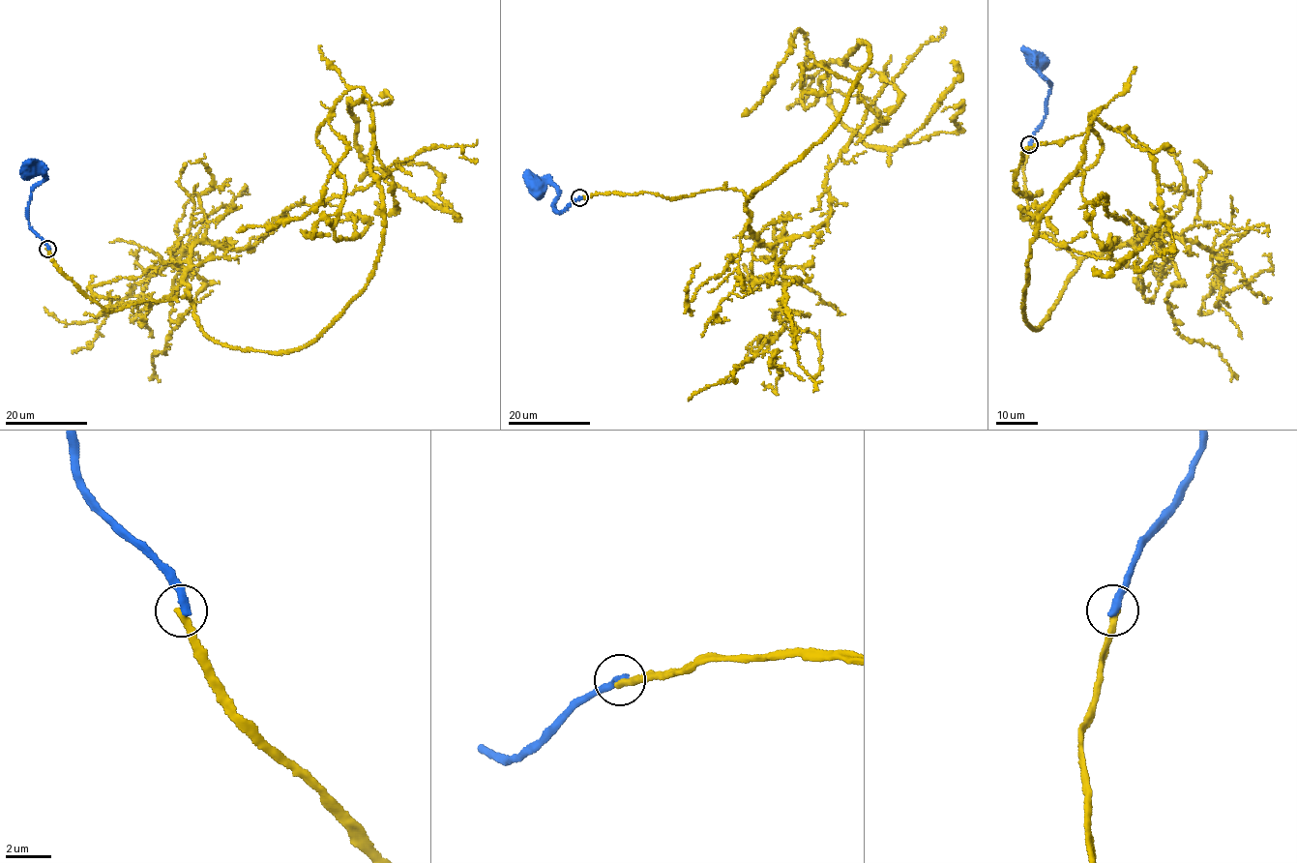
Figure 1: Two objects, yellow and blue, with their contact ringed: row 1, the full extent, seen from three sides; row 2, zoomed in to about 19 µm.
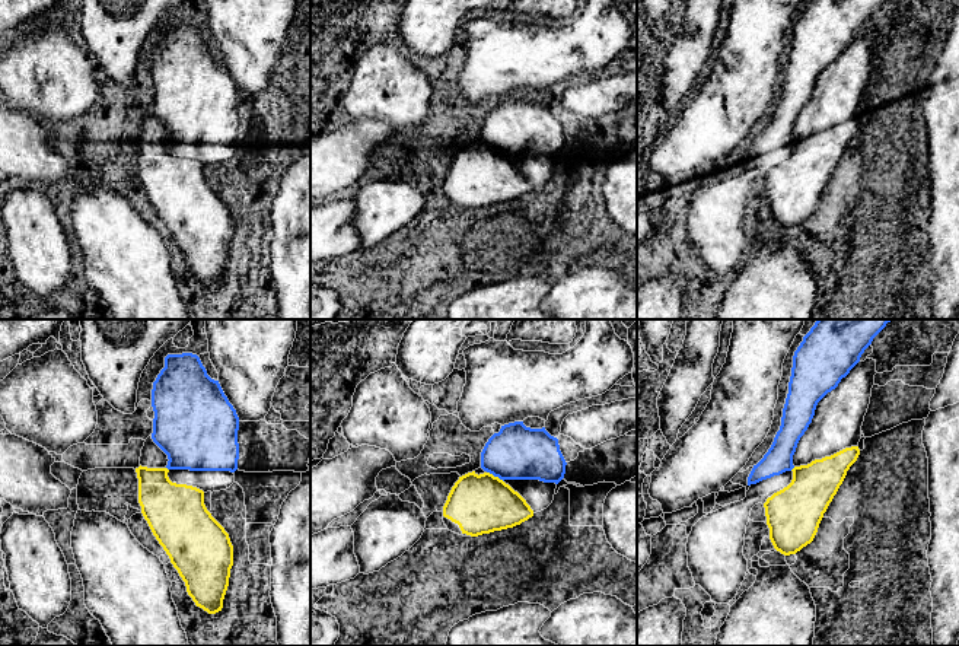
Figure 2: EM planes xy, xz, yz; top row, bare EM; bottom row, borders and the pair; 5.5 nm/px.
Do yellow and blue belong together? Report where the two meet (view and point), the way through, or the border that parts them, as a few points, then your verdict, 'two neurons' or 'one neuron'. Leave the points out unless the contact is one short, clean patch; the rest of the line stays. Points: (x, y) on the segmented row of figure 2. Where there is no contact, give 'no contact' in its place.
xz (496, 477) | along xz (487, 471), (503, 481) | two neurons

